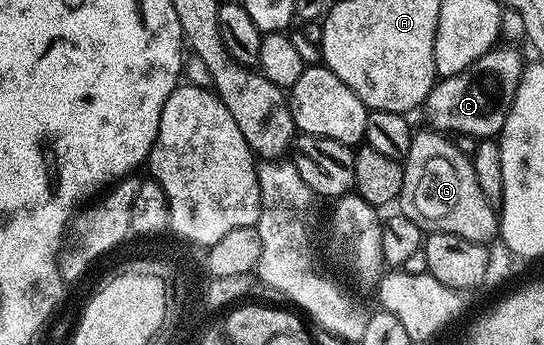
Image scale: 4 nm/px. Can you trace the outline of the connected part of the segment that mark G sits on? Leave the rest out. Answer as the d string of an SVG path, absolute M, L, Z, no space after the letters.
M431 127L417 128L410 151L404 156L404 178L398 198L399 212L414 219L420 228L434 233L449 233L484 245L497 236L500 228L498 209L482 195L474 175L472 158L455 145L451 136Z

